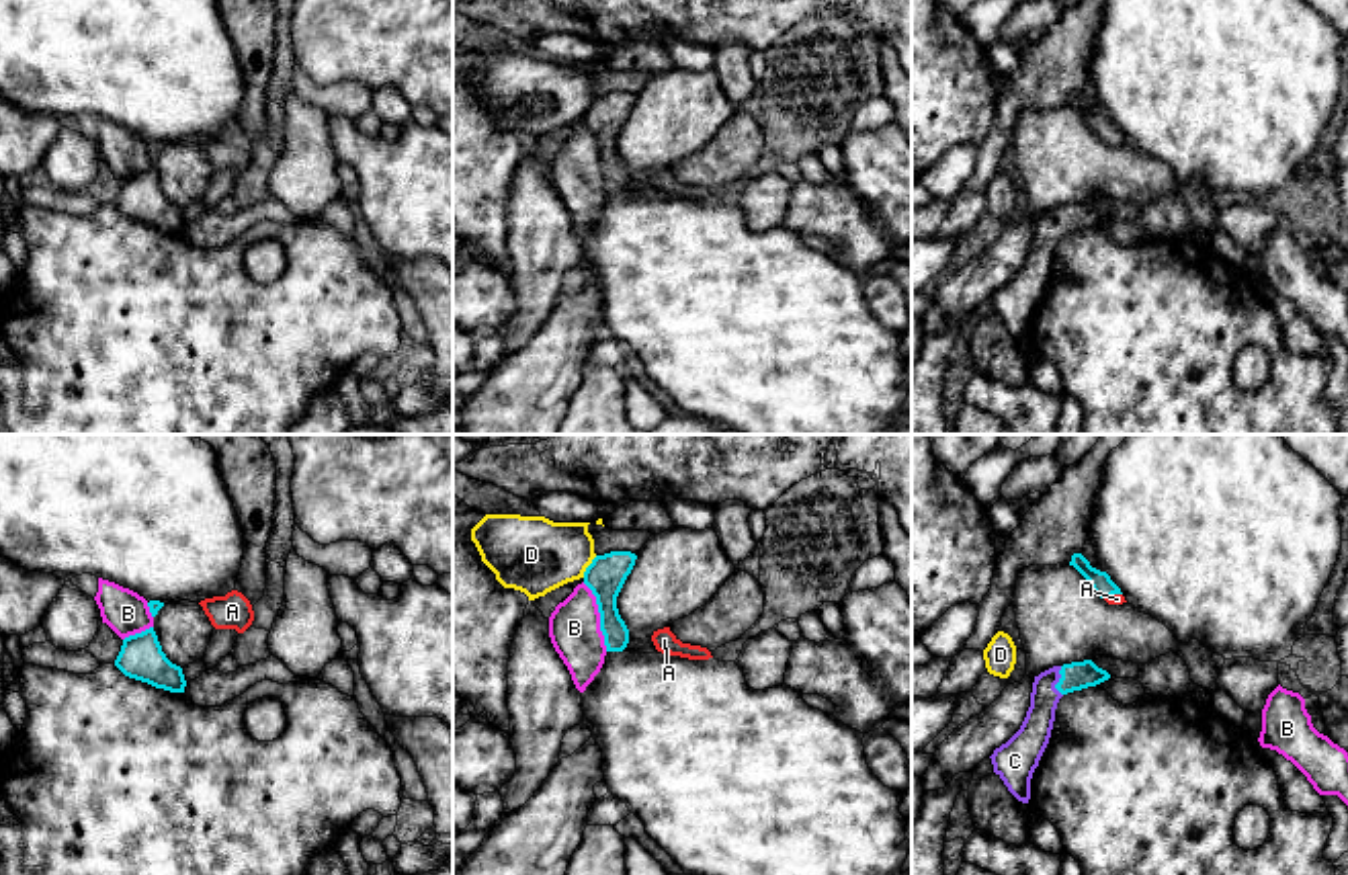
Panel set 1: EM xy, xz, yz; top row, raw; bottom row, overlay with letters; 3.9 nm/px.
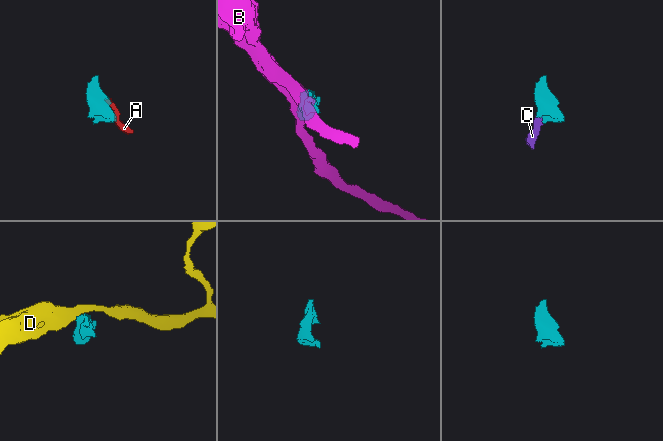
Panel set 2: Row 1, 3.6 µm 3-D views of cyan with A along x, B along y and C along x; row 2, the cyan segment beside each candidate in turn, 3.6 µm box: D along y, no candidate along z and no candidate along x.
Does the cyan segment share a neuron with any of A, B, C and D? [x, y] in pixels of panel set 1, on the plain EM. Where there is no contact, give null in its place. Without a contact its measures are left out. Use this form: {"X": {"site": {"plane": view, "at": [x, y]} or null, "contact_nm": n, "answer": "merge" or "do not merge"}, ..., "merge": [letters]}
{"A": {"site": {"plane": "yz", "at": [1113, 134]}, "contact_nm": 80, "answer": "merge"}, "B": {"site": {"plane": "xz", "at": [601, 158]}, "contact_nm": 280, "answer": "do not merge"}, "C": {"site": {"plane": "yz", "at": [1060, 222]}, "contact_nm": 120, "answer": "merge"}, "D": {"site": {"plane": "xz", "at": [588, 107]}, "contact_nm": 110, "answer": "do not merge"}, "merge": ["A", "C"]}

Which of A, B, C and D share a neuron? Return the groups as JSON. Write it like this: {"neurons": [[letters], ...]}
{"neurons": [["A", "C"], ["B"], ["D"]]}

